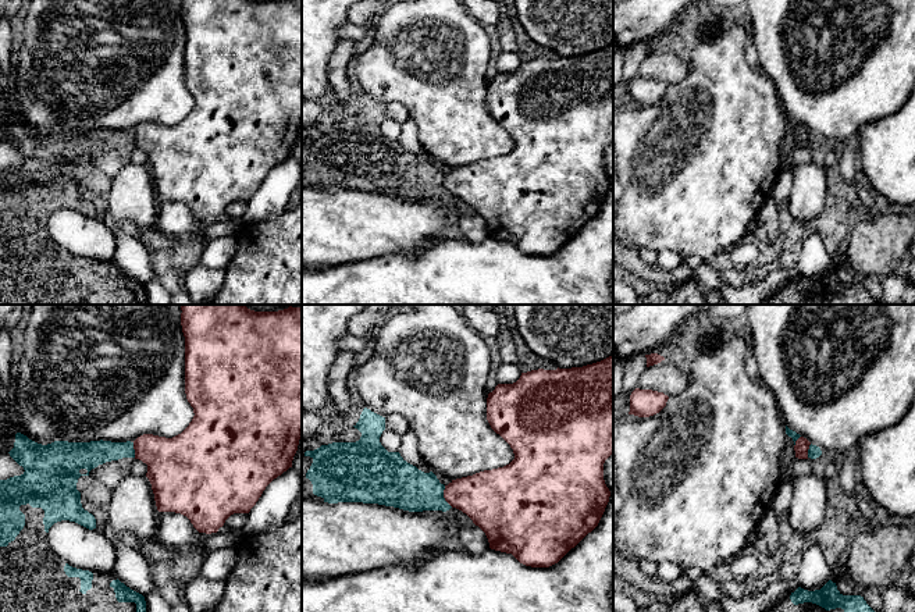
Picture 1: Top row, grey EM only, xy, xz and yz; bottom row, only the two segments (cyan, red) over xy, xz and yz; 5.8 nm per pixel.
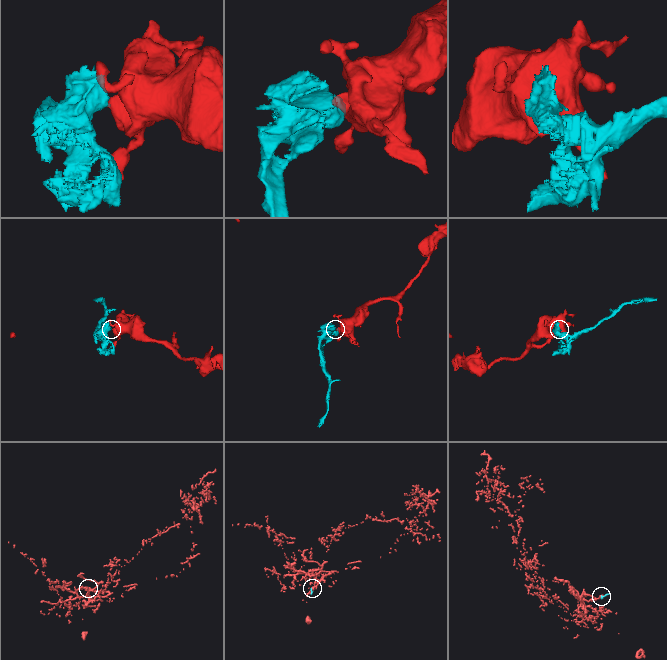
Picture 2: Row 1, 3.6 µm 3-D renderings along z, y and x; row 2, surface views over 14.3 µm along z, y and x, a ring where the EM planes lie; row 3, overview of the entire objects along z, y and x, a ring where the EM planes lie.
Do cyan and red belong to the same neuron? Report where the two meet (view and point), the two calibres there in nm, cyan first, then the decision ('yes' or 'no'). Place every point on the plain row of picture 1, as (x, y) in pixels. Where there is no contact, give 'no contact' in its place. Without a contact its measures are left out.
contact xz (442, 185); calibres 260 and 300 nm; no

